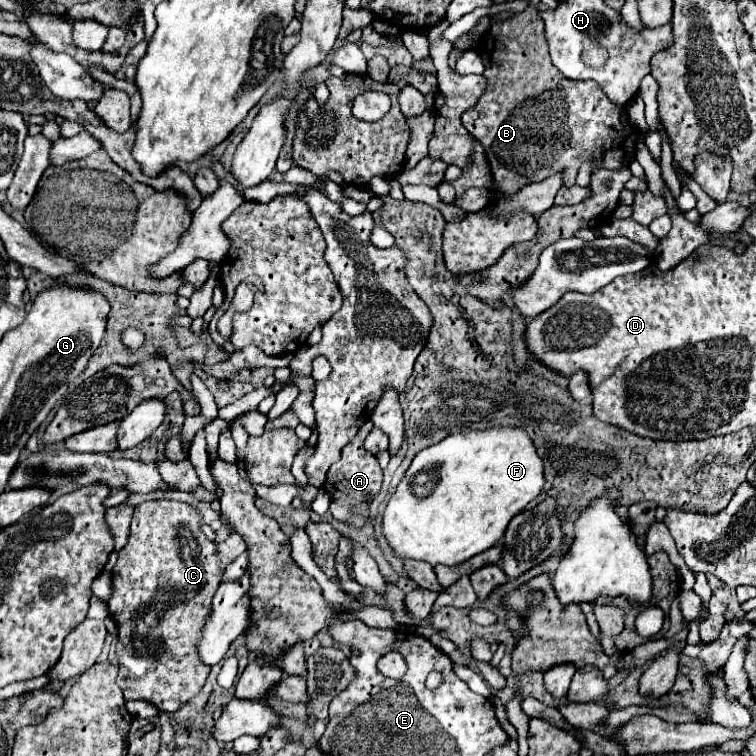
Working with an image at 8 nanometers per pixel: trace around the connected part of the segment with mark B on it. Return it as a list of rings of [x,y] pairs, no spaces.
[[[528,5],[526,11],[516,17],[494,23],[482,37],[478,55],[486,67],[484,77],[488,79],[488,87],[480,103],[462,115],[462,123],[486,149],[498,191],[516,193],[526,183],[542,181],[558,172],[563,173],[563,185],[571,187],[576,184],[578,169],[586,159],[592,159],[596,167],[610,169],[632,161],[638,129],[620,119],[620,107],[606,101],[604,91],[594,81],[570,81],[552,65],[544,39],[544,21],[538,15],[536,5]]]

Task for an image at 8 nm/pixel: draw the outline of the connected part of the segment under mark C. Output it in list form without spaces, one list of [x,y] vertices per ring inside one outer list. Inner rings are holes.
[[[152,499],[134,507],[128,543],[118,551],[118,563],[112,571],[114,593],[108,601],[110,615],[120,627],[116,643],[120,673],[116,681],[126,701],[144,699],[158,705],[162,711],[178,711],[202,691],[210,675],[210,667],[198,659],[198,639],[202,637],[202,627],[212,615],[212,599],[224,569],[246,551],[246,543],[238,533],[230,533],[222,543],[210,541],[202,533],[200,521],[200,511],[182,501]]]

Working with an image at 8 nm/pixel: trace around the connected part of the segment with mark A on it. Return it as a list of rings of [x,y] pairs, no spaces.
[[[371,420],[360,426],[356,437],[344,447],[342,459],[326,473],[326,481],[324,481],[324,489],[330,495],[330,513],[332,513],[332,517],[336,521],[342,521],[342,523],[358,527],[358,529],[366,523],[368,513],[370,513],[370,503],[374,501],[374,497],[382,489],[382,469],[378,465],[378,459],[364,449],[364,441],[366,441],[366,437],[368,437],[372,428]]]

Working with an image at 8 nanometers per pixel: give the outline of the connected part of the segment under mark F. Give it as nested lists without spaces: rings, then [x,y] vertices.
[[[490,427],[490,429],[482,429],[482,431],[466,431],[466,433],[456,433],[456,435],[450,435],[446,439],[442,439],[438,445],[432,445],[428,449],[422,449],[414,459],[412,459],[412,465],[410,465],[410,475],[406,475],[398,487],[396,487],[396,493],[390,497],[388,501],[388,507],[384,511],[384,517],[382,517],[382,527],[384,527],[384,535],[388,539],[388,545],[392,549],[396,549],[396,553],[400,555],[400,559],[422,559],[422,561],[428,561],[434,565],[442,563],[442,565],[458,565],[486,549],[490,549],[492,545],[496,545],[500,539],[502,539],[502,533],[506,531],[510,519],[514,515],[518,515],[532,499],[536,499],[542,489],[546,485],[546,477],[544,477],[544,459],[538,455],[536,451],[536,445],[534,441],[530,439],[530,435],[522,429],[522,427]]]

